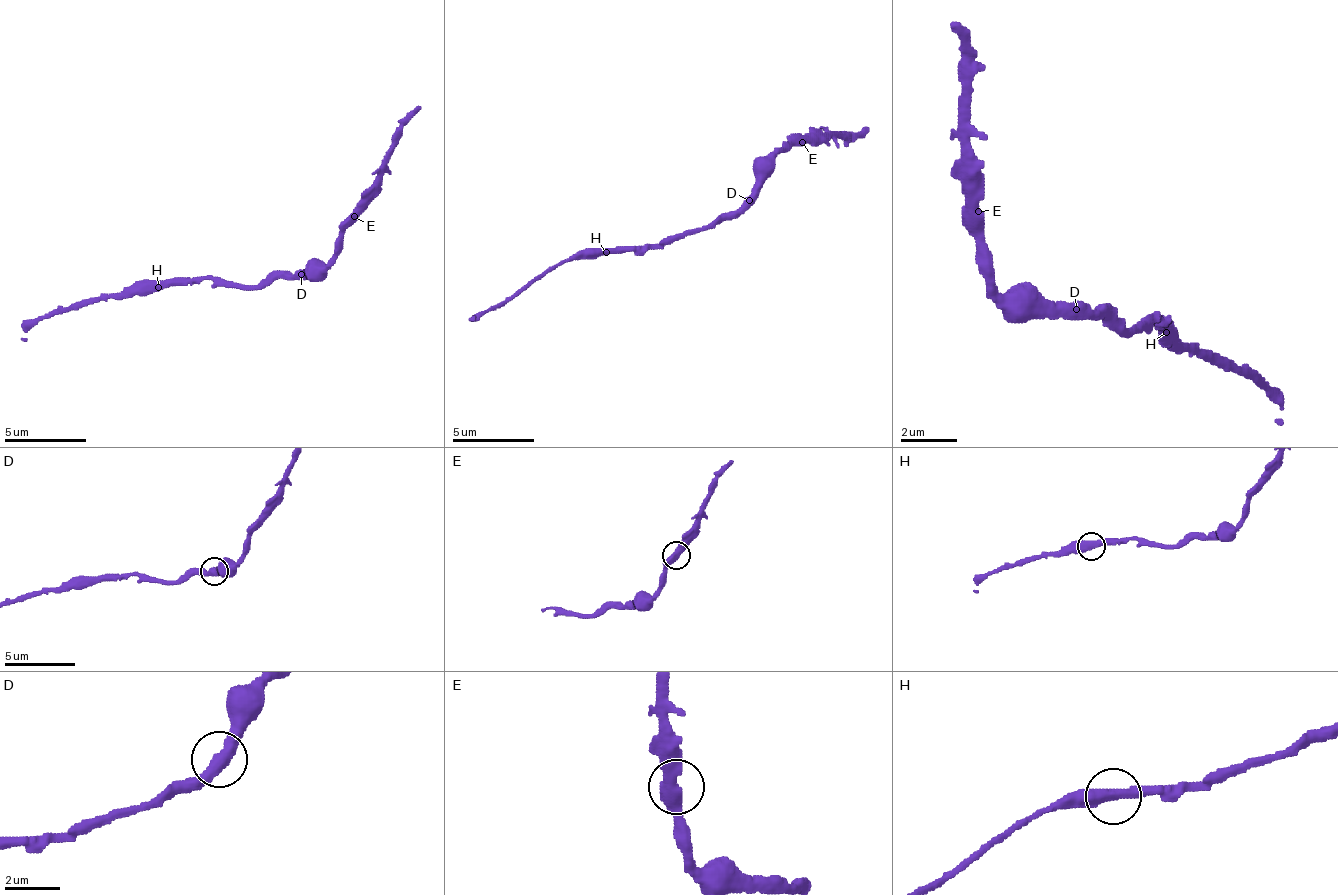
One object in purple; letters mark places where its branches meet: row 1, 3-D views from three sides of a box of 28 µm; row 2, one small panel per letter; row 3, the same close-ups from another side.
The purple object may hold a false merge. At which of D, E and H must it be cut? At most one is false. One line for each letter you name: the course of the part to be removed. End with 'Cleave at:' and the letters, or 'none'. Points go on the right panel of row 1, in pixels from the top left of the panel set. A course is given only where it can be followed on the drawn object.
Cleave at: none

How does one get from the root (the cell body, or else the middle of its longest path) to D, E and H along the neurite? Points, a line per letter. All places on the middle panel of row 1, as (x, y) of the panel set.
D: (707, 225), (716, 225), (724, 216), (732, 216), (749, 200)
E: (707, 225), (716, 225), (740, 204), (769, 171), (769, 163), (785, 147), (798, 147), (802, 142)
H: (707, 225), (662, 237), (654, 245), (609, 249), (605, 253)

